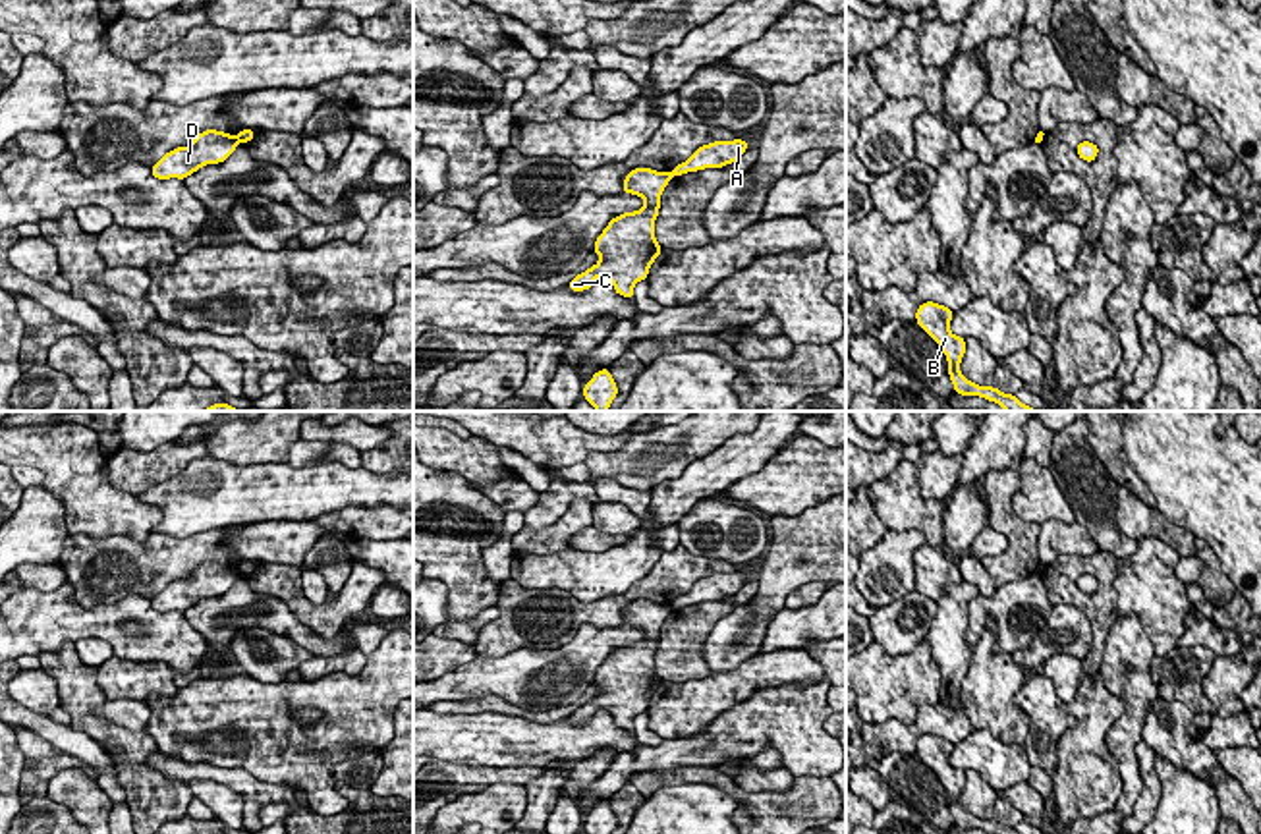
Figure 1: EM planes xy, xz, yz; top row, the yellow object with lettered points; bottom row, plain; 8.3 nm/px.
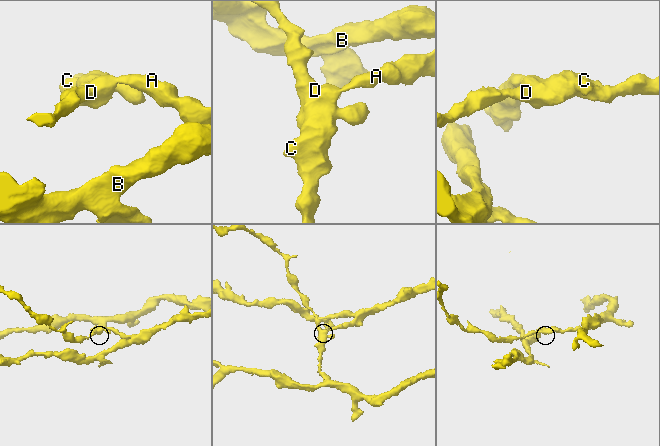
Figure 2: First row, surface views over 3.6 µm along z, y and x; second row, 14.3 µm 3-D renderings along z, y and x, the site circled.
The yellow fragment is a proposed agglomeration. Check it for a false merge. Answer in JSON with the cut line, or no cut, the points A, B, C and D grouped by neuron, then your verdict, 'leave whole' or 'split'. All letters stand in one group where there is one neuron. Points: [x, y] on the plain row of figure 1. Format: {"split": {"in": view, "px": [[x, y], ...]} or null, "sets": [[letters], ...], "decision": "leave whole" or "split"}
{"split": {"in": "xy", "px": [[236, 568], [240, 574]]}, "sets": [["A", "B"], ["C", "D"]], "decision": "split"}

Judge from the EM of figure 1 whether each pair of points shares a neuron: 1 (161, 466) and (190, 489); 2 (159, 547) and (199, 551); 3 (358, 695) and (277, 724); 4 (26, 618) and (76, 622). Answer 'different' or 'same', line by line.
1: different
2: same
3: same
4: same

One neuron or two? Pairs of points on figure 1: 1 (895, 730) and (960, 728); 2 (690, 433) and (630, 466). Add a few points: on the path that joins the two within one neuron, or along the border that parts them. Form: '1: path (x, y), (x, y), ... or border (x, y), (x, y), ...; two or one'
1: path (910, 730), (945, 726); one
2: path (674, 446), (661, 456), (645, 460); one

